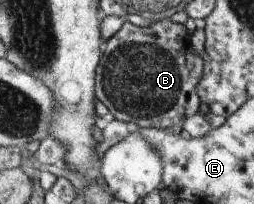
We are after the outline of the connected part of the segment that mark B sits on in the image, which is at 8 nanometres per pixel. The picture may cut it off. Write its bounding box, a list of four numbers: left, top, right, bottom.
[96,16,205,134]

